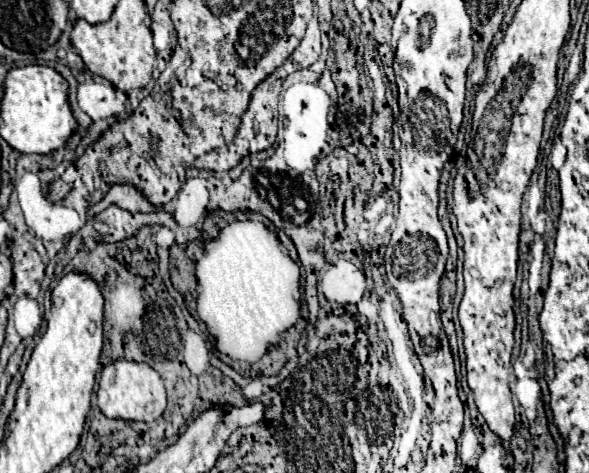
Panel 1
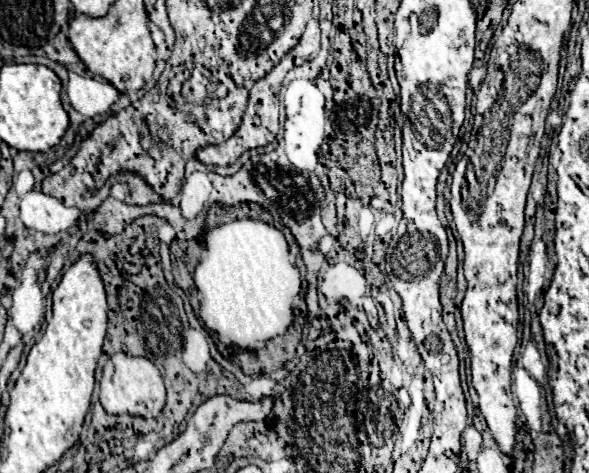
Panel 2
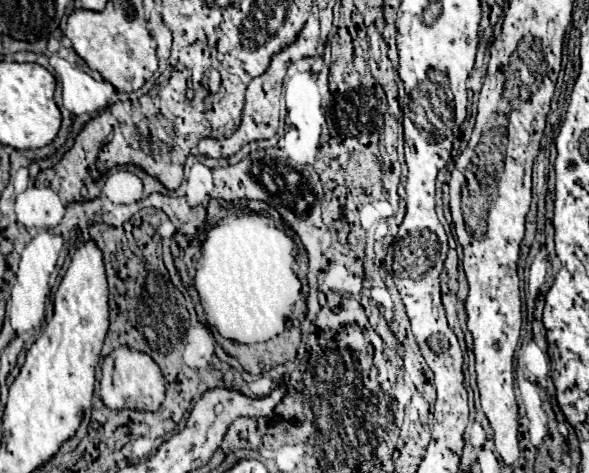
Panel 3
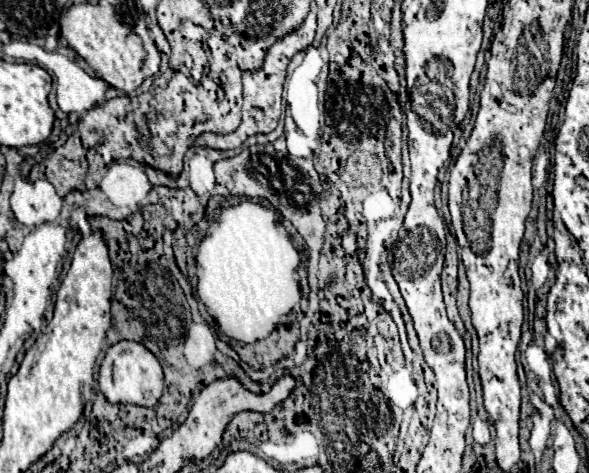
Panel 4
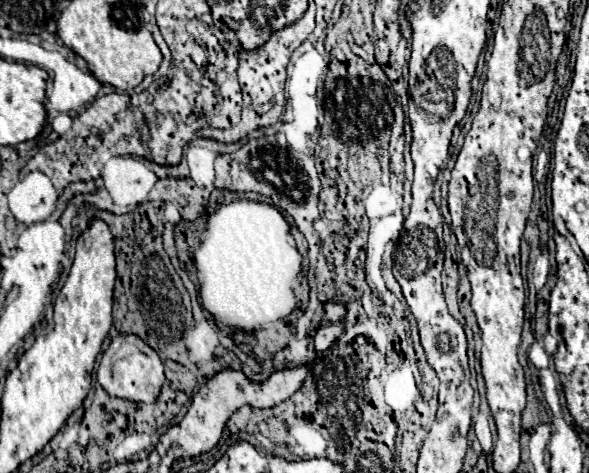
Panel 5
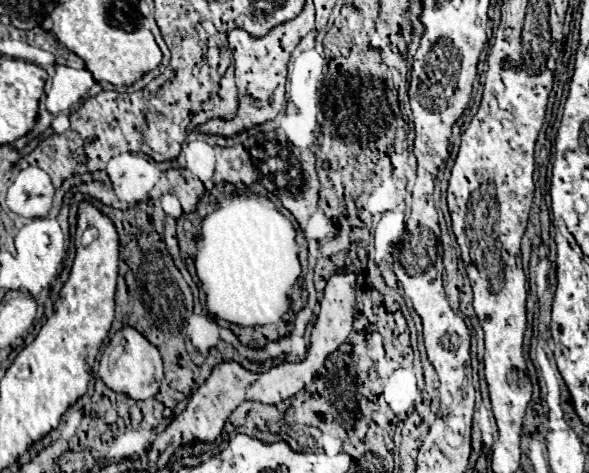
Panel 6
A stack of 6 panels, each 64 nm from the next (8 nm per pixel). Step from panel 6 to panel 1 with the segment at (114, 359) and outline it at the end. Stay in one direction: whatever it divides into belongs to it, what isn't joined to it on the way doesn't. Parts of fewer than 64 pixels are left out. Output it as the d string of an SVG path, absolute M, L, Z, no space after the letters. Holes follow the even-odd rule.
M116 360L102 368L102 378L98 386L98 408L108 418L124 418L124 420L142 420L152 422L162 416L166 408L166 390L160 374L150 364Z

